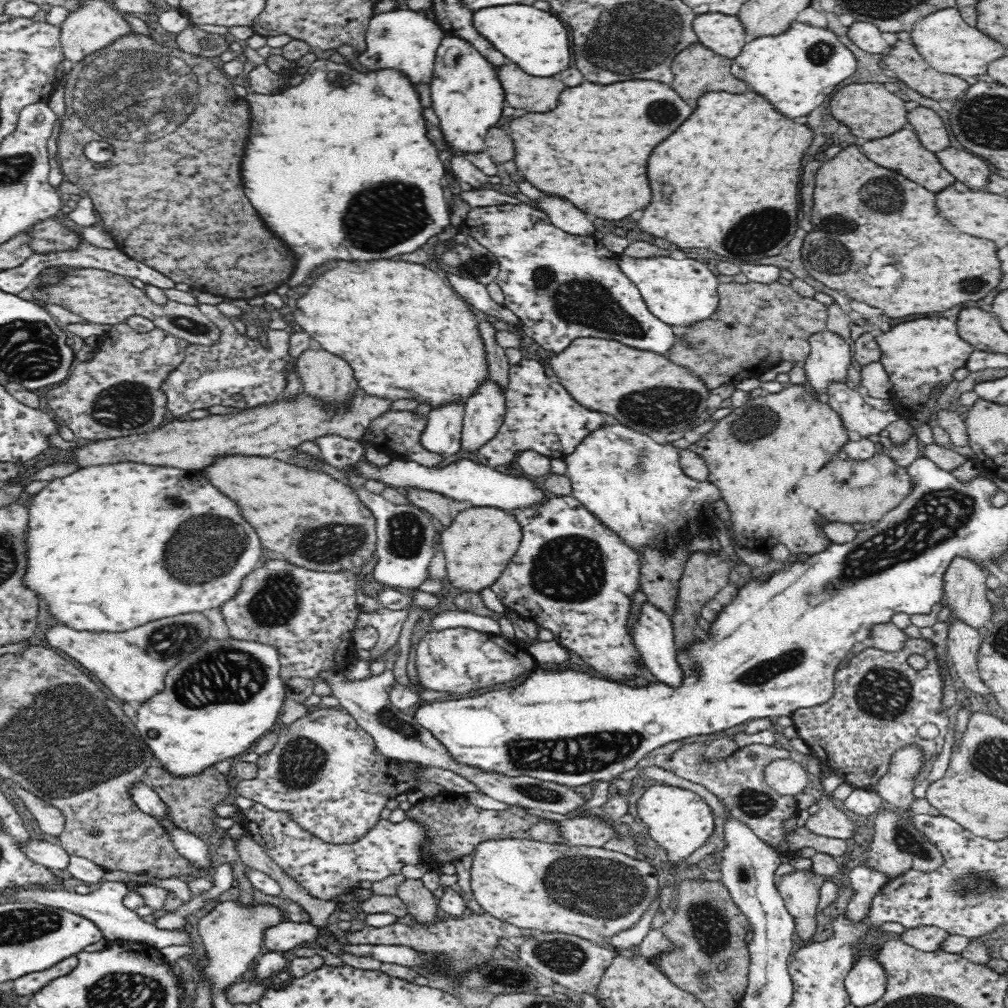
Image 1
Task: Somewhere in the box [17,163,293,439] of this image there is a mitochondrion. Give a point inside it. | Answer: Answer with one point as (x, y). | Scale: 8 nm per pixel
(126, 406)

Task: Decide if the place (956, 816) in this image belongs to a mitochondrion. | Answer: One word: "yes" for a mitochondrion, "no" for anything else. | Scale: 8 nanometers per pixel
no

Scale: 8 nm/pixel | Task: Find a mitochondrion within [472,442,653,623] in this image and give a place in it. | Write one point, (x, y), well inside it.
(570, 568)

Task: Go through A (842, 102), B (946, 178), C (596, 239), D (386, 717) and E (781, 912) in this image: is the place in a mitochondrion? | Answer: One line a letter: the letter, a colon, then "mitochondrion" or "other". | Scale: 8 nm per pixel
A: other
B: other
C: other
D: mitochondrion
E: other

